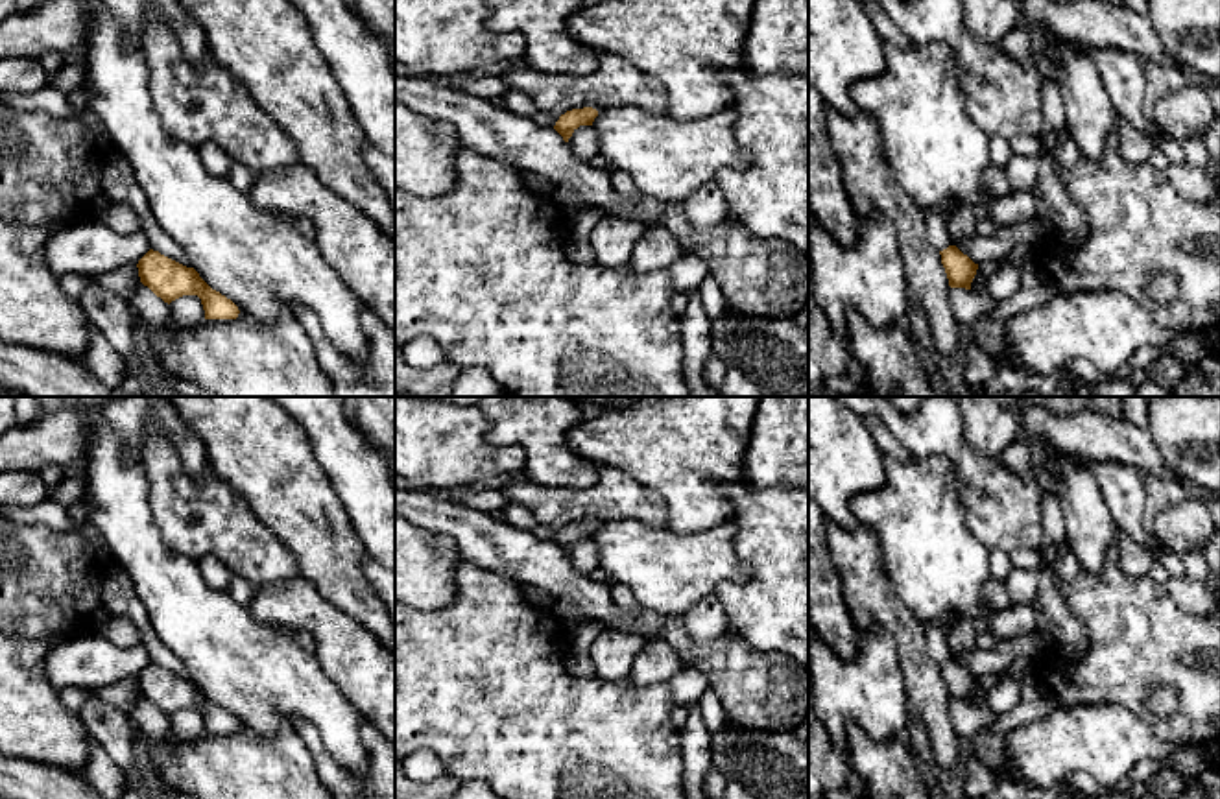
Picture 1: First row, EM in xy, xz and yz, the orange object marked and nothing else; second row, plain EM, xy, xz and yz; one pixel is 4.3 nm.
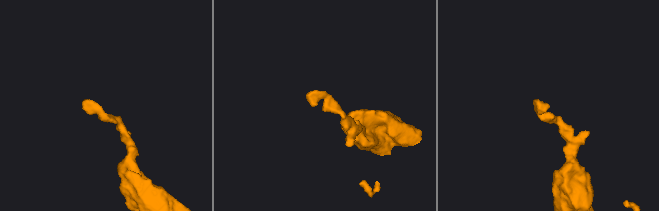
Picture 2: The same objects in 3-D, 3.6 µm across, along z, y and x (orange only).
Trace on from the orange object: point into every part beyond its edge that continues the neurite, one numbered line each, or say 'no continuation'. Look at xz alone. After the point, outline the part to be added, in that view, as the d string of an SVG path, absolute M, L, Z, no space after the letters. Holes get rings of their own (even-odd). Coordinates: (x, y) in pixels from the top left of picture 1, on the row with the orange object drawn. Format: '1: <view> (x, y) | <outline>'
no continuation

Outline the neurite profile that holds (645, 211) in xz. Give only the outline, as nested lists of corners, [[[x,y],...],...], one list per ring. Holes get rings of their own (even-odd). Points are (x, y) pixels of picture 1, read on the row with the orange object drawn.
[[[395,74],[395,98],[417,113],[452,122],[461,144],[476,153],[532,172],[556,186],[570,186],[580,199],[605,216],[635,220],[646,231],[663,225],[663,201],[626,199],[616,194],[609,170],[598,162],[578,161],[554,127],[543,129],[498,101],[471,96],[425,76]]]

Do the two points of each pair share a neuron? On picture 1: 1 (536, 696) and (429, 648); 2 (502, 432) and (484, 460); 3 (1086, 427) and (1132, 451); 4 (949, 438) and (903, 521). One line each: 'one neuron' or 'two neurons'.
1: one neuron
2: two neurons
3: one neuron
4: two neurons

